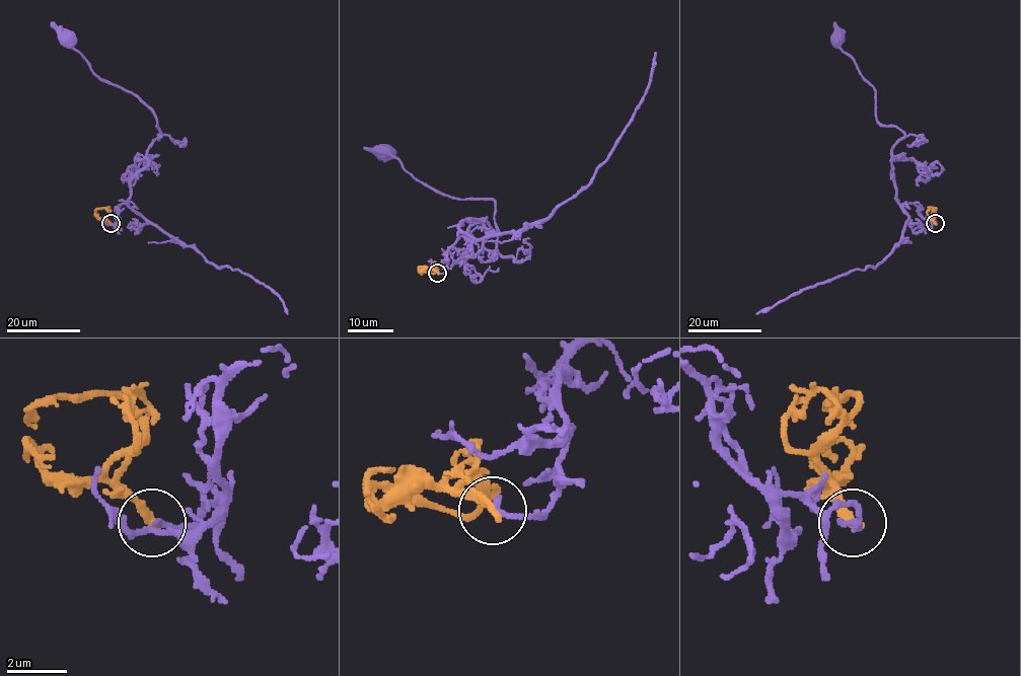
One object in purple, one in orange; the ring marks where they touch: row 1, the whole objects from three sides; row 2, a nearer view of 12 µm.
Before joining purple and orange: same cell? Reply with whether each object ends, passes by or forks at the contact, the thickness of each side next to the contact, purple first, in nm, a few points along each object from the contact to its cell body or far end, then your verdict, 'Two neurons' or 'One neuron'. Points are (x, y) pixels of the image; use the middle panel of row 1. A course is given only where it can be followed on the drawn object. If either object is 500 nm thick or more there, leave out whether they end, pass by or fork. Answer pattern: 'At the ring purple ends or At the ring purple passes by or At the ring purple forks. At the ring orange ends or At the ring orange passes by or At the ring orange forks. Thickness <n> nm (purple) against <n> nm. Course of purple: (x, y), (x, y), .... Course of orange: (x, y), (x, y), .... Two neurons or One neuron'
At the ring purple ends. At the ring orange ends. Thickness 200 nm (purple) against 320 nm. Course of purple: (437, 272), (447, 268), (447, 250), (464, 220), (483, 219), (500, 233), (493, 201), (434, 192), (386, 152). Course of orange: (437, 272), (433, 268), (435, 270), (432, 272), (423, 269). Two neurons

